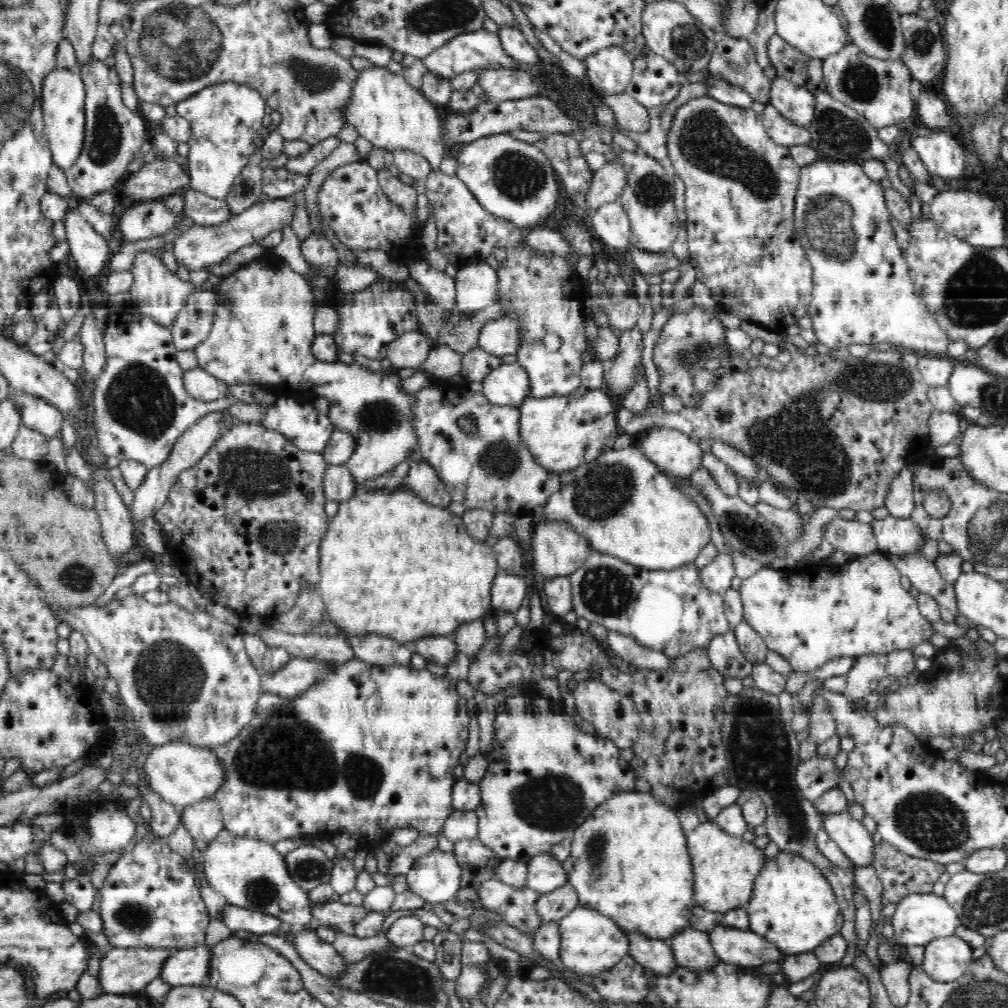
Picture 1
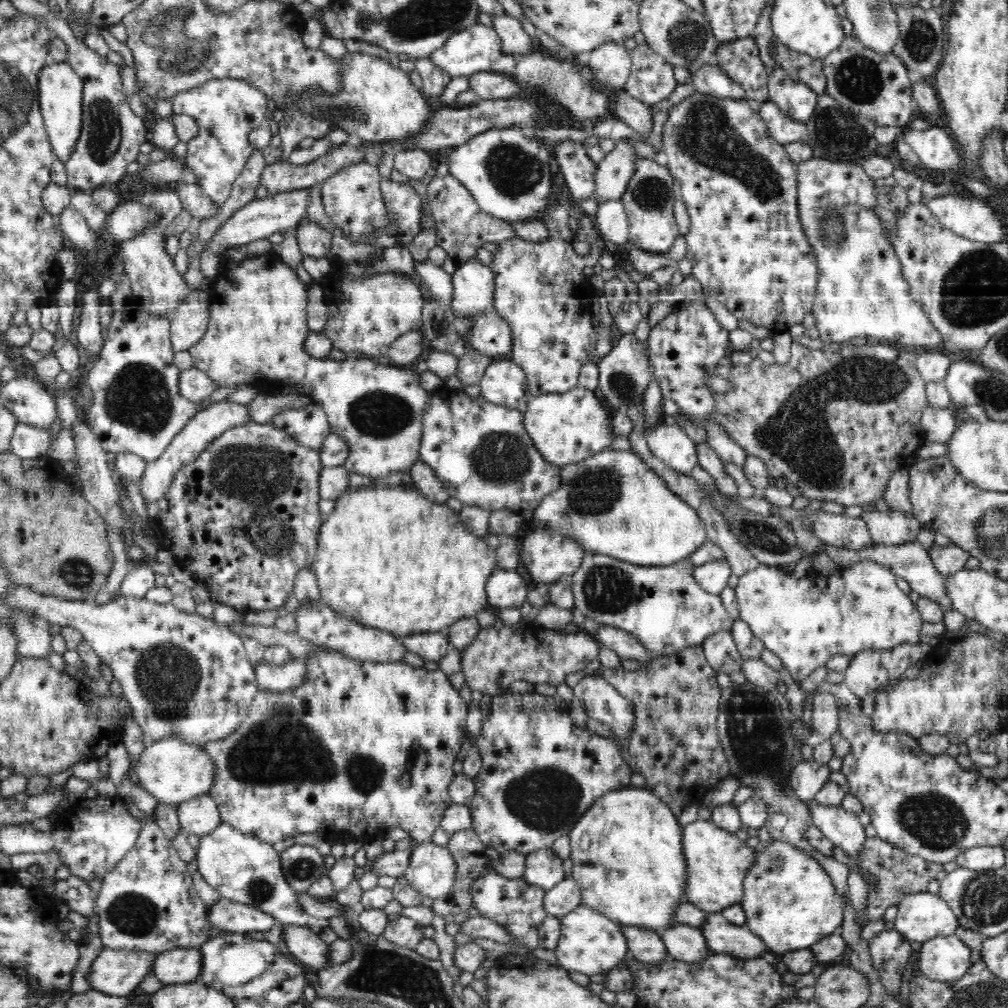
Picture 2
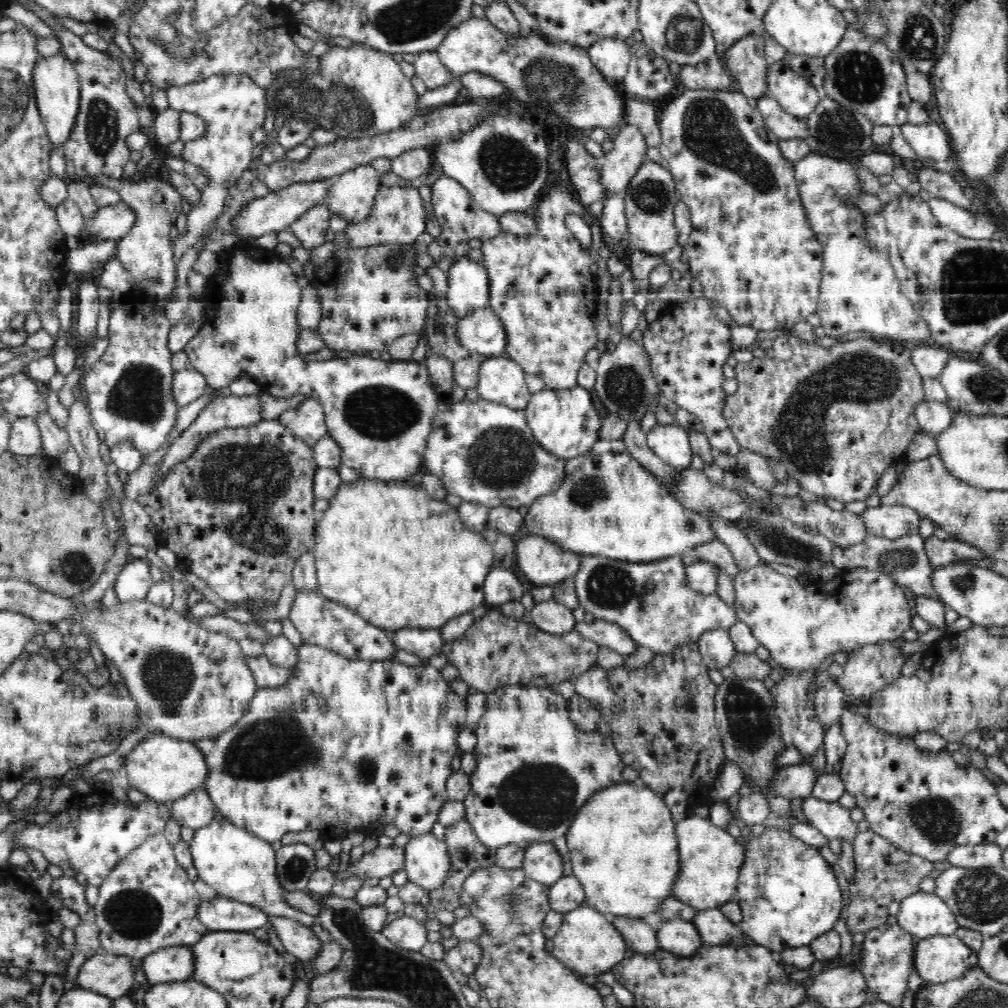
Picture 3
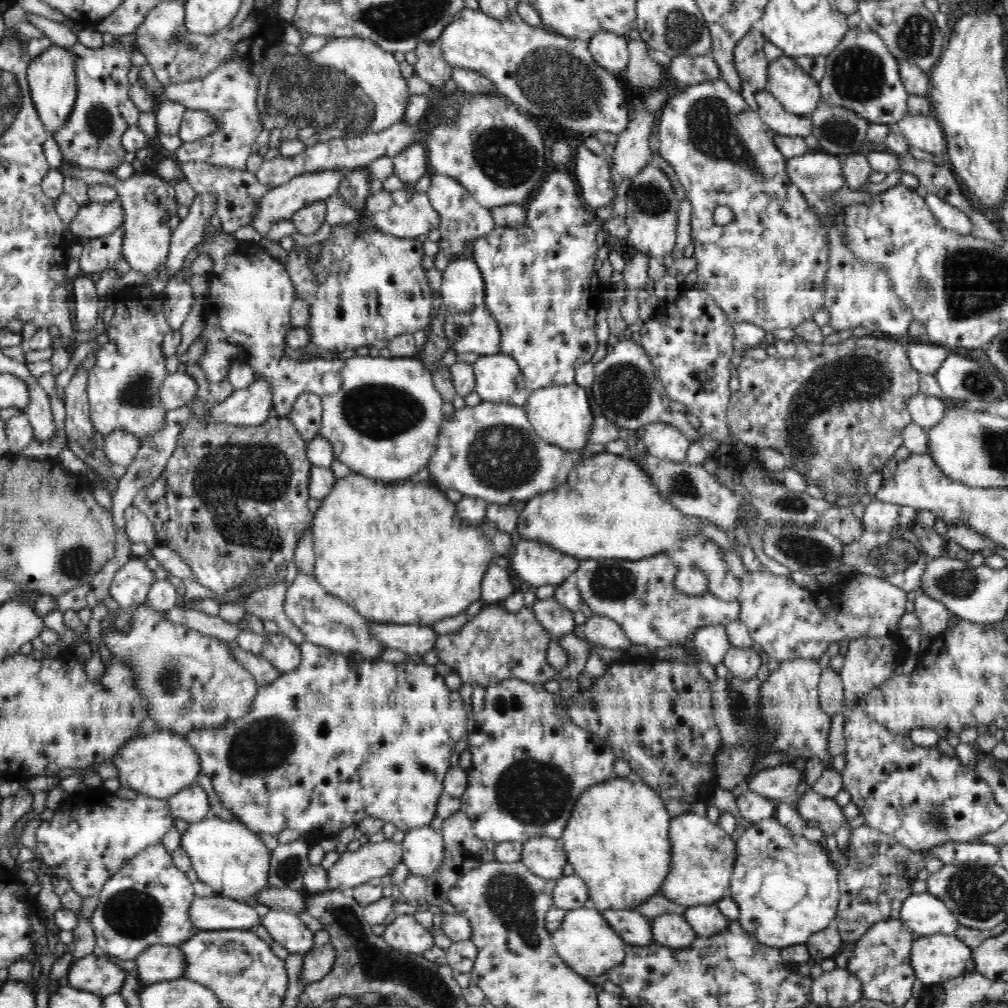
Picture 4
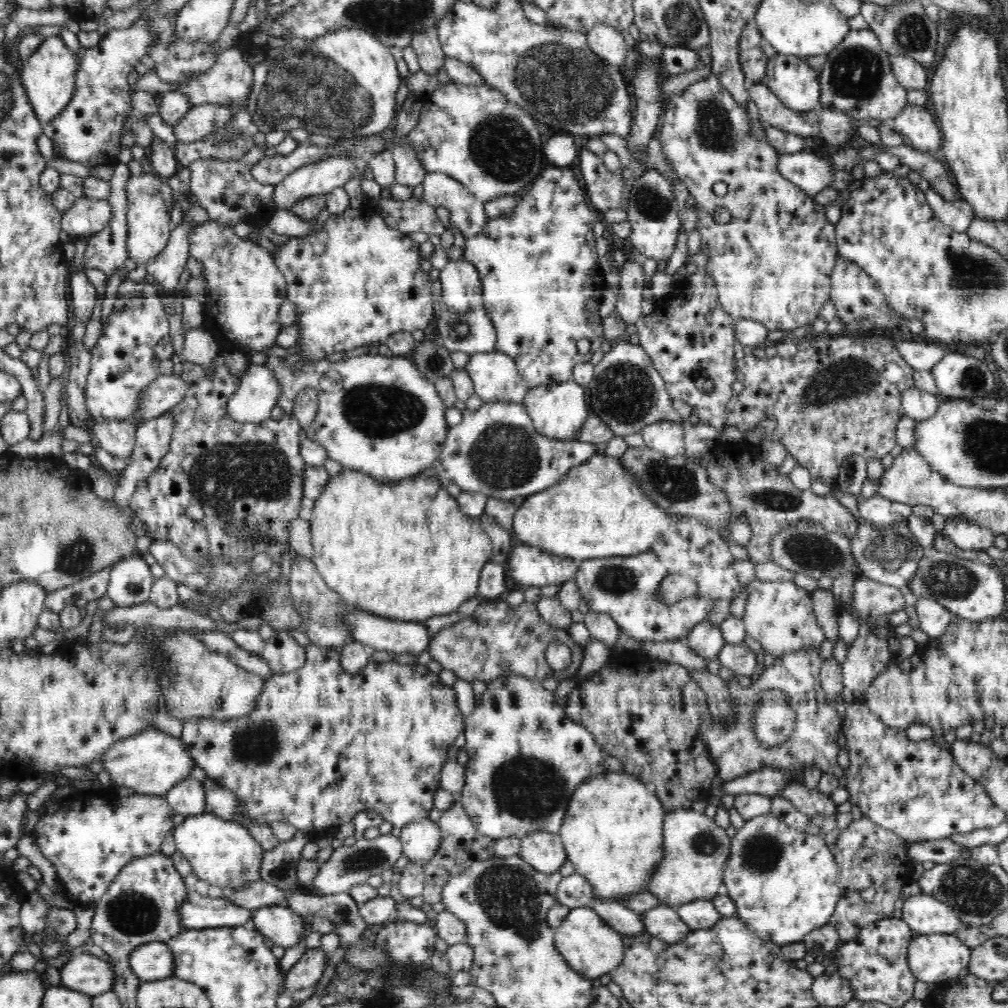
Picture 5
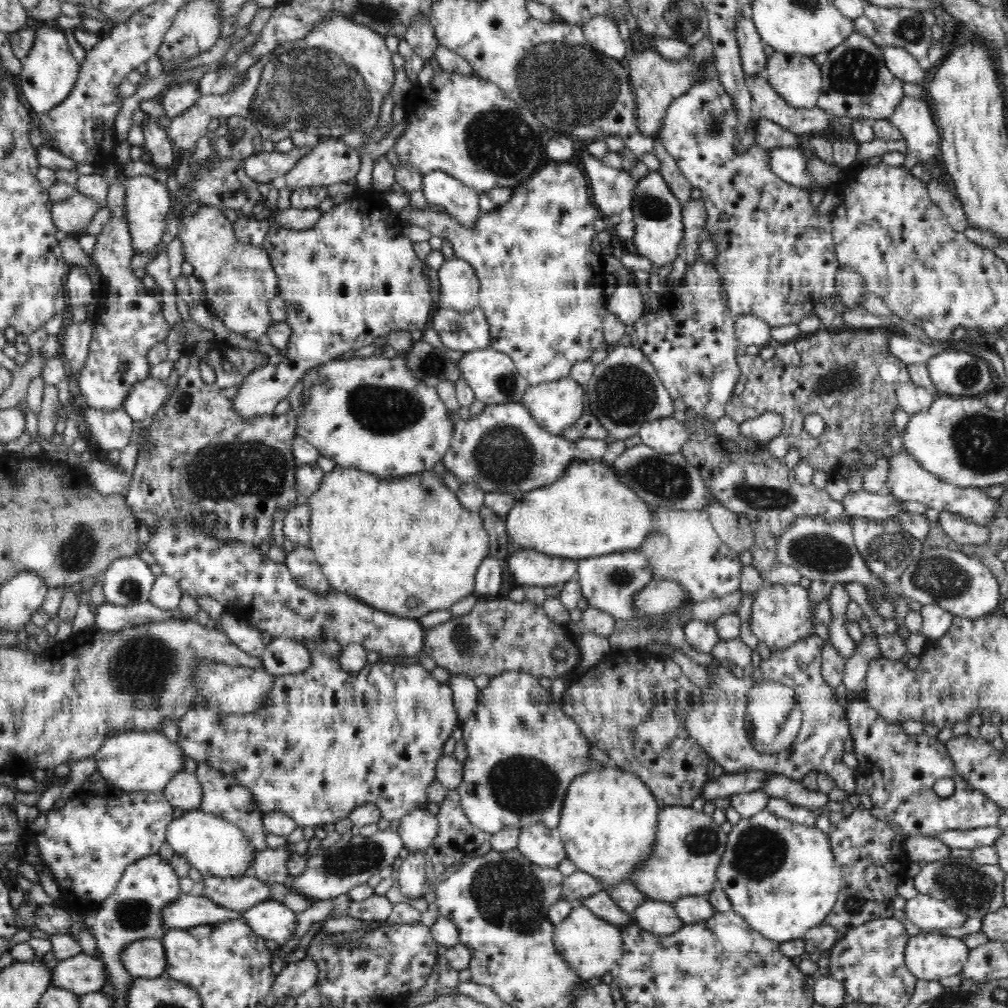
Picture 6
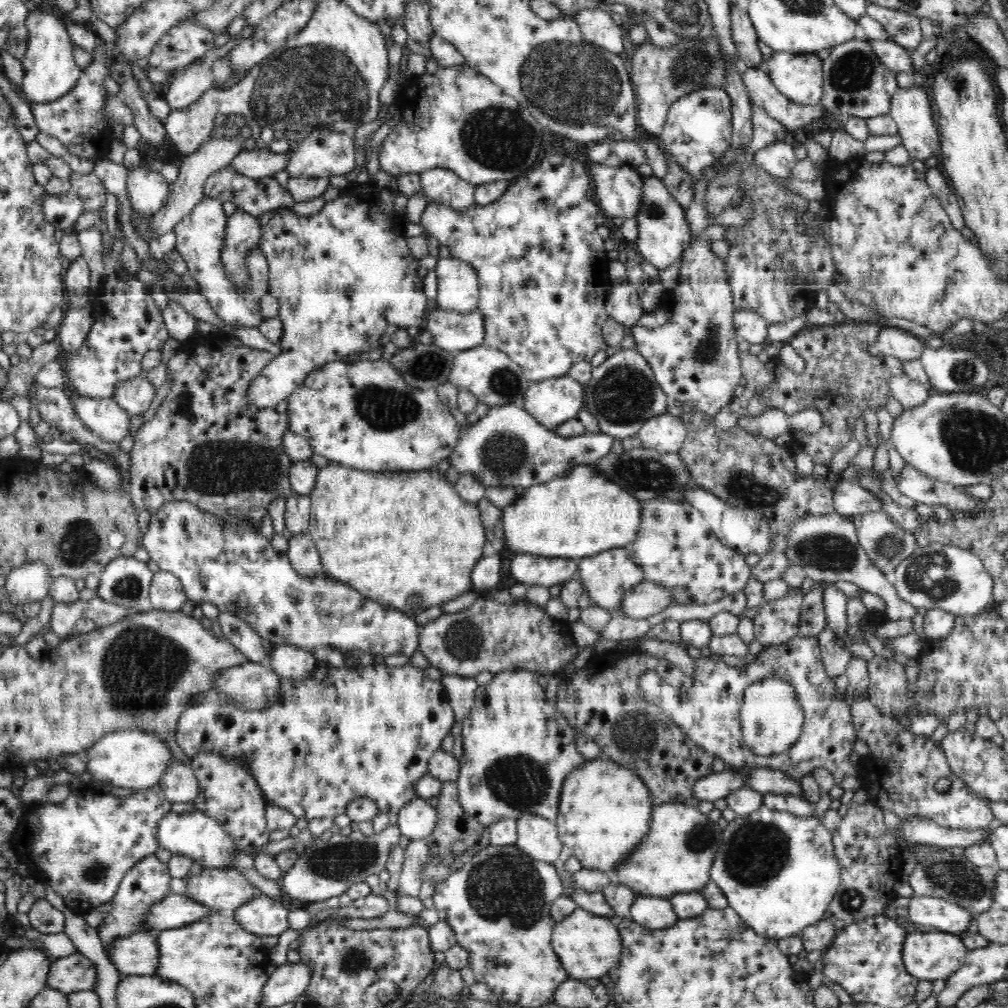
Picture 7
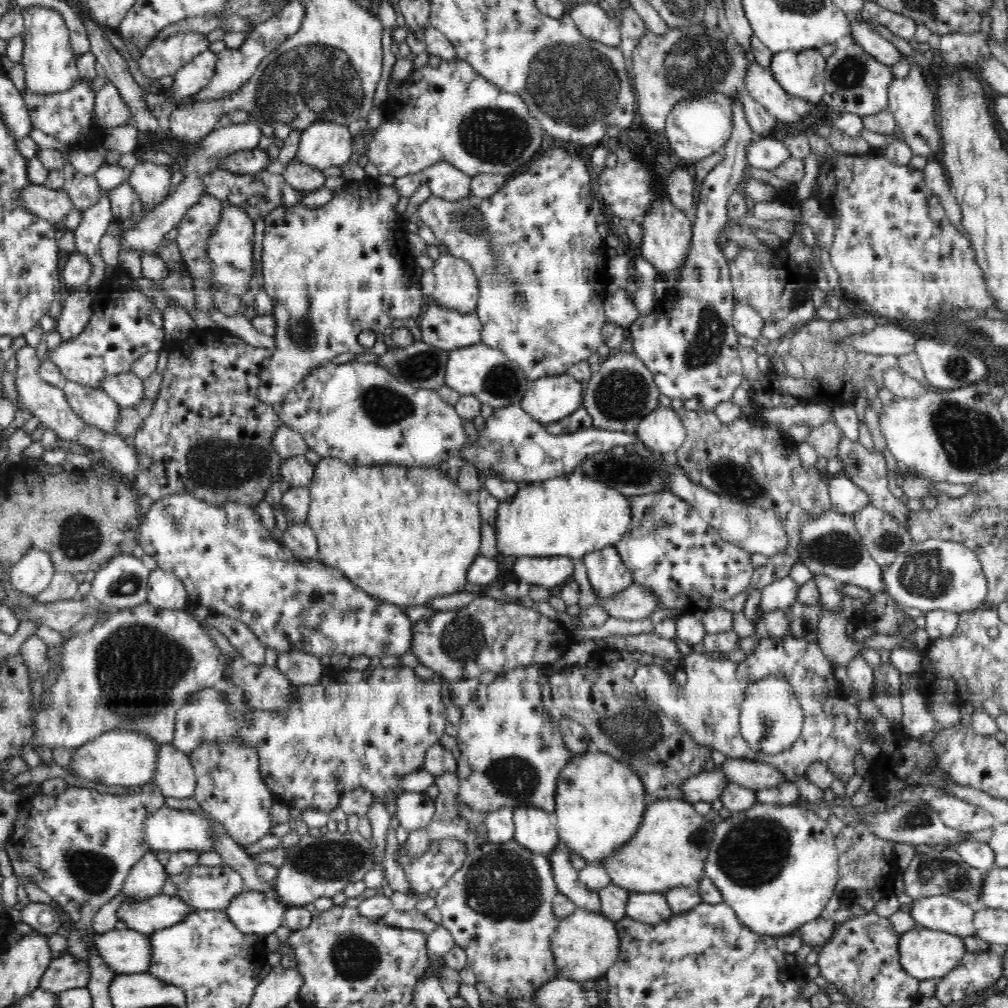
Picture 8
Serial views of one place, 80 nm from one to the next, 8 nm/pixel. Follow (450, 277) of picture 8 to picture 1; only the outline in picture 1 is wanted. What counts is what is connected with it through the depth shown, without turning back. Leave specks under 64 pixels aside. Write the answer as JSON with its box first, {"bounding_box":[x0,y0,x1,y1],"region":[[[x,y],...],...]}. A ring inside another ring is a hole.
{"bounding_box":[455,261,498,314],"region":[[[486,261],[461,266],[455,276],[456,308],[460,313],[474,314],[498,300],[497,271]]]}

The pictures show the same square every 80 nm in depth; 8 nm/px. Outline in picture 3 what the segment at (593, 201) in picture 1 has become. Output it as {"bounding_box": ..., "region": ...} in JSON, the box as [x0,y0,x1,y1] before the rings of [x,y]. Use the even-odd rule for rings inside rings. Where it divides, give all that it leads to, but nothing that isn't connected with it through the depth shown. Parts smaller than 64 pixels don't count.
{"bounding_box":[600,123,648,196],"region":[[[625,123],[612,139],[613,149],[602,158],[600,182],[606,196],[626,189],[638,169],[647,160],[648,145],[638,125]]]}

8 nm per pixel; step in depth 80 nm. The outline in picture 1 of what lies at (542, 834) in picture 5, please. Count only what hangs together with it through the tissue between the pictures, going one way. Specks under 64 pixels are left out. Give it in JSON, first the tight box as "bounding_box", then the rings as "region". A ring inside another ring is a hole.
{"bounding_box":[525,852,568,894],"region":[[[549,852],[534,856],[527,863],[527,881],[525,886],[544,894],[556,890],[559,886],[568,883],[568,875],[558,862]]]}

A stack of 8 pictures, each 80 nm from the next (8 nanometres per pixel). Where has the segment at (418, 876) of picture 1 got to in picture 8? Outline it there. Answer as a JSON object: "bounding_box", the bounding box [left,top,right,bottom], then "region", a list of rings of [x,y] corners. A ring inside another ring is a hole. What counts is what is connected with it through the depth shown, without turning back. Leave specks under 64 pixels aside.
{"bounding_box":[396,792,435,832],"region":[[[402,792],[396,800],[400,826],[407,832],[427,828],[435,814],[435,805],[425,792]]]}

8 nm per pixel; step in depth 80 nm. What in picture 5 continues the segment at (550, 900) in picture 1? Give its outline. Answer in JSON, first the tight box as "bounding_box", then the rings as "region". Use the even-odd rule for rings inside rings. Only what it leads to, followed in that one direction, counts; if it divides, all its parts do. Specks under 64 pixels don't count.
{"bounding_box":[556,873,594,909],"region":[[[578,873],[562,878],[558,884],[556,902],[574,909],[589,906],[594,898],[594,889],[588,880]]]}

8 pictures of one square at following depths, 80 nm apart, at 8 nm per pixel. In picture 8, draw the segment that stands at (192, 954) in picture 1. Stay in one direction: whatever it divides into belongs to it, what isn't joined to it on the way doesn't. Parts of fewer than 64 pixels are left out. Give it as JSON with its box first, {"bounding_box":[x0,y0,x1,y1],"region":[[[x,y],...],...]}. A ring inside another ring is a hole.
{"bounding_box":[93,928,151,974],"region":[[[125,928],[96,933],[93,938],[97,955],[113,974],[146,973],[151,959],[148,934]]]}

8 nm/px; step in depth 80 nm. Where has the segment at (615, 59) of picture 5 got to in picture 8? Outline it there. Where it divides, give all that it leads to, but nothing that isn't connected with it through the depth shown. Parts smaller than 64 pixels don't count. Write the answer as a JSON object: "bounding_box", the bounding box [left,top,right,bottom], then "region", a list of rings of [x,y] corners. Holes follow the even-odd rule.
{"bounding_box":[567,1,620,46],"region":[[[588,1],[574,5],[567,10],[578,30],[586,38],[597,40],[604,45],[620,46],[620,27],[601,7]]]}

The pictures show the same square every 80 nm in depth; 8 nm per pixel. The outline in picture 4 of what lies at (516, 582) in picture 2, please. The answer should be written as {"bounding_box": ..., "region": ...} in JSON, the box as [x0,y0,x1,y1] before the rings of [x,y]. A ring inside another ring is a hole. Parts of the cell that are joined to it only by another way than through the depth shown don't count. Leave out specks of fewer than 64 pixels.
{"bounding_box":[480,563,516,605],"region":[[[491,563],[481,583],[480,600],[484,605],[500,604],[501,600],[516,592],[516,586],[512,584],[510,576],[510,569]]]}

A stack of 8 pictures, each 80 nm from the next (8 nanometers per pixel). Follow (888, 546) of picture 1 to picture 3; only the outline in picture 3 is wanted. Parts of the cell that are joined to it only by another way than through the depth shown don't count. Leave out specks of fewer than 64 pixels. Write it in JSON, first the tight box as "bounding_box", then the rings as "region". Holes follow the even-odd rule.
{"bounding_box":[861,504,921,539],"region":[[[880,504],[866,508],[861,518],[870,534],[893,539],[905,534],[918,533],[921,516],[907,506]]]}

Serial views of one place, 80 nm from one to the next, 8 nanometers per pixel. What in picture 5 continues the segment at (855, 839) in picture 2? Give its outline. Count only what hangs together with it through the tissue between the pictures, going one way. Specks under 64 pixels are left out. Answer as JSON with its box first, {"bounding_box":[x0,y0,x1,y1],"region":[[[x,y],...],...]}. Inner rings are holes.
{"bounding_box":[780,783,837,818],"region":[[[792,783],[786,786],[780,797],[786,798],[792,805],[803,814],[812,818],[816,815],[826,817],[837,815],[837,805],[828,795],[818,790],[810,790],[805,785]]]}

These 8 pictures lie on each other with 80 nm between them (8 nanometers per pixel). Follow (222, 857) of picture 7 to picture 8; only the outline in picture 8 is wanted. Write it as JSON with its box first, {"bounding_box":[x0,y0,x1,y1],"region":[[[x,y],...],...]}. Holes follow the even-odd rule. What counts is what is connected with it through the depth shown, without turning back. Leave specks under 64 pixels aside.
{"bounding_box":[141,807,219,854],"region":[[[164,807],[156,810],[146,818],[146,824],[141,829],[144,835],[144,841],[148,843],[150,851],[154,854],[157,851],[182,852],[184,850],[193,850],[199,854],[214,851],[214,838],[219,836],[214,832],[211,824],[206,818],[196,814],[196,812],[186,810],[172,810]]]}

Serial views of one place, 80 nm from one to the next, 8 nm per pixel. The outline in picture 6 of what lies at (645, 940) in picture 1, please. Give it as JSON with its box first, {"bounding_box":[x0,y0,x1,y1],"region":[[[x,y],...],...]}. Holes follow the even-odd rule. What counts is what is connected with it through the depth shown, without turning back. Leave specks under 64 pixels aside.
{"bounding_box":[578,890,636,928],"region":[[[606,890],[587,896],[586,899],[582,899],[581,902],[578,902],[578,905],[586,906],[586,908],[598,916],[598,918],[610,924],[614,924],[618,928],[636,926],[634,916],[624,912],[622,908],[618,907]]]}

